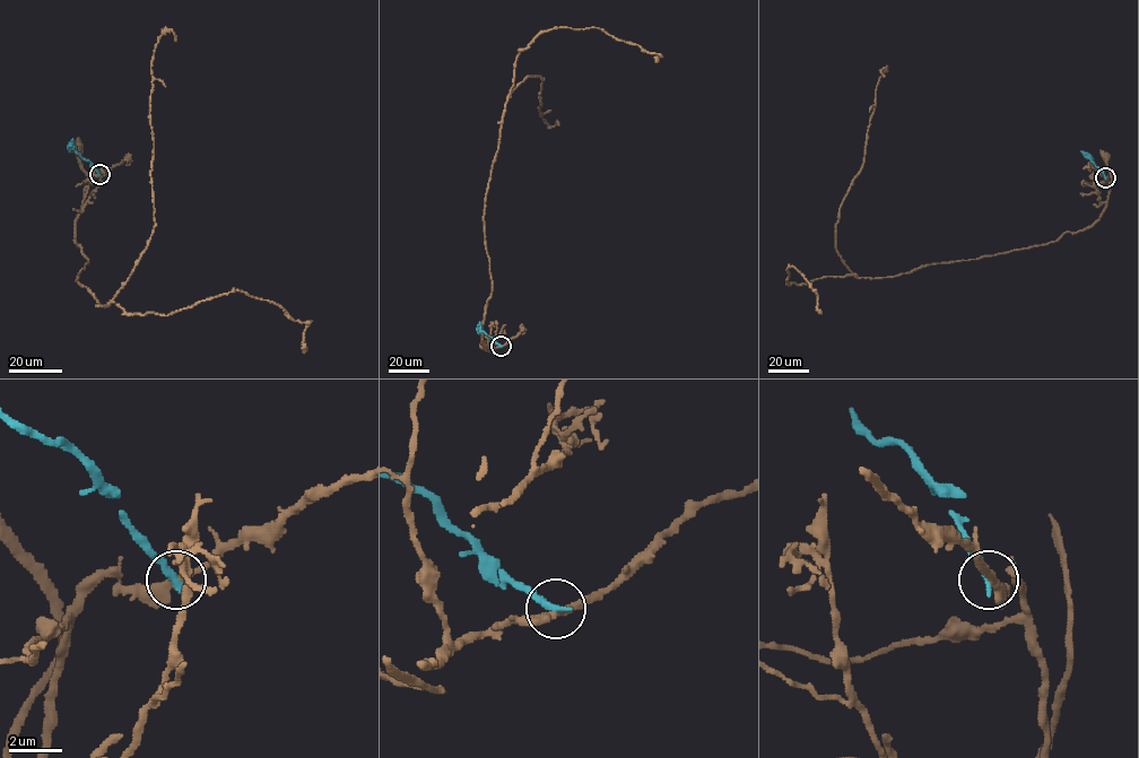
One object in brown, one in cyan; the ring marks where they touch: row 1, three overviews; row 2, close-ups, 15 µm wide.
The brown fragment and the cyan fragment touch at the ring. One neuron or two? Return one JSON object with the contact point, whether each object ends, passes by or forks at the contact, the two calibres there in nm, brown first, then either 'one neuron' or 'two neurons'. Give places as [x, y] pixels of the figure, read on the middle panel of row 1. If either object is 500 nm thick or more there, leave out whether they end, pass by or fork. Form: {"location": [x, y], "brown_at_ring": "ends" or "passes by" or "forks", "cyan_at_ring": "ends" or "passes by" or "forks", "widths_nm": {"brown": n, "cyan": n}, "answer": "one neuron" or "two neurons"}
{"location": [501, 346], "brown_at_ring": "passes by", "cyan_at_ring": "ends", "widths_nm": {"brown": 320, "cyan": 340}, "answer": "two neurons"}

